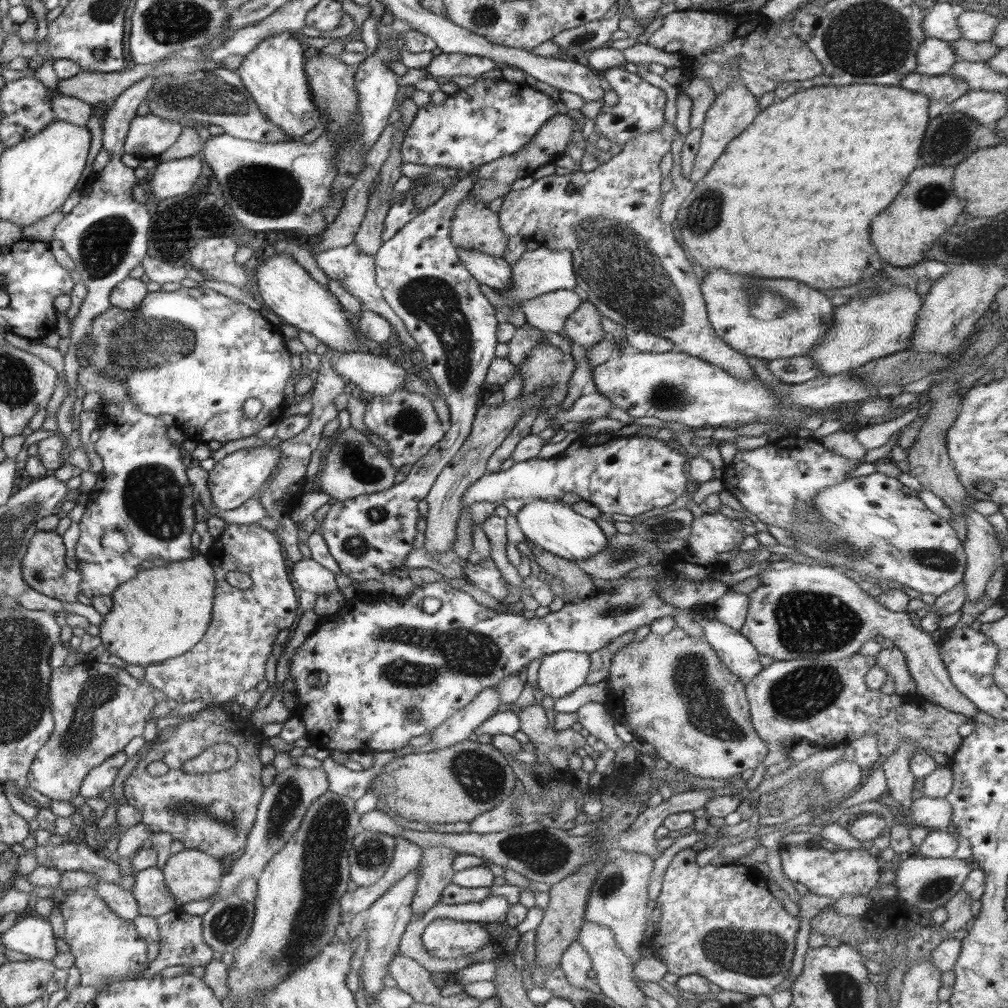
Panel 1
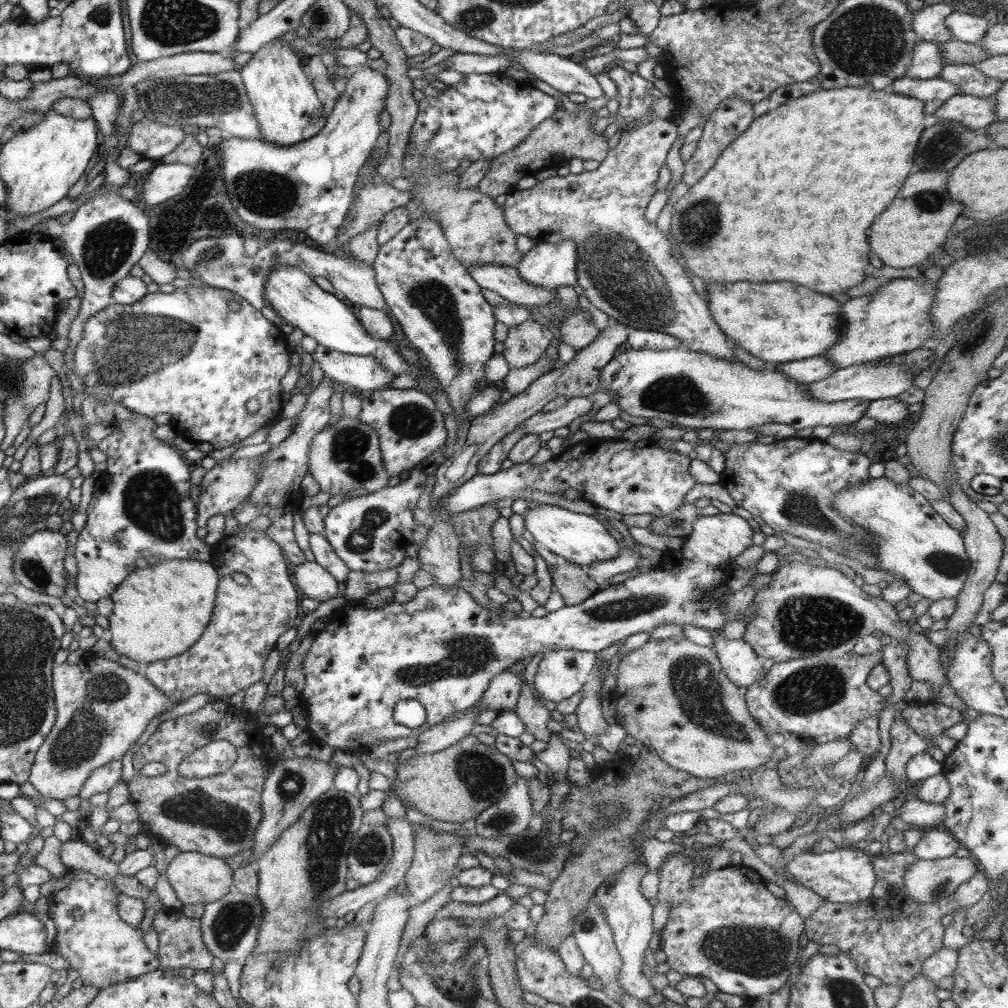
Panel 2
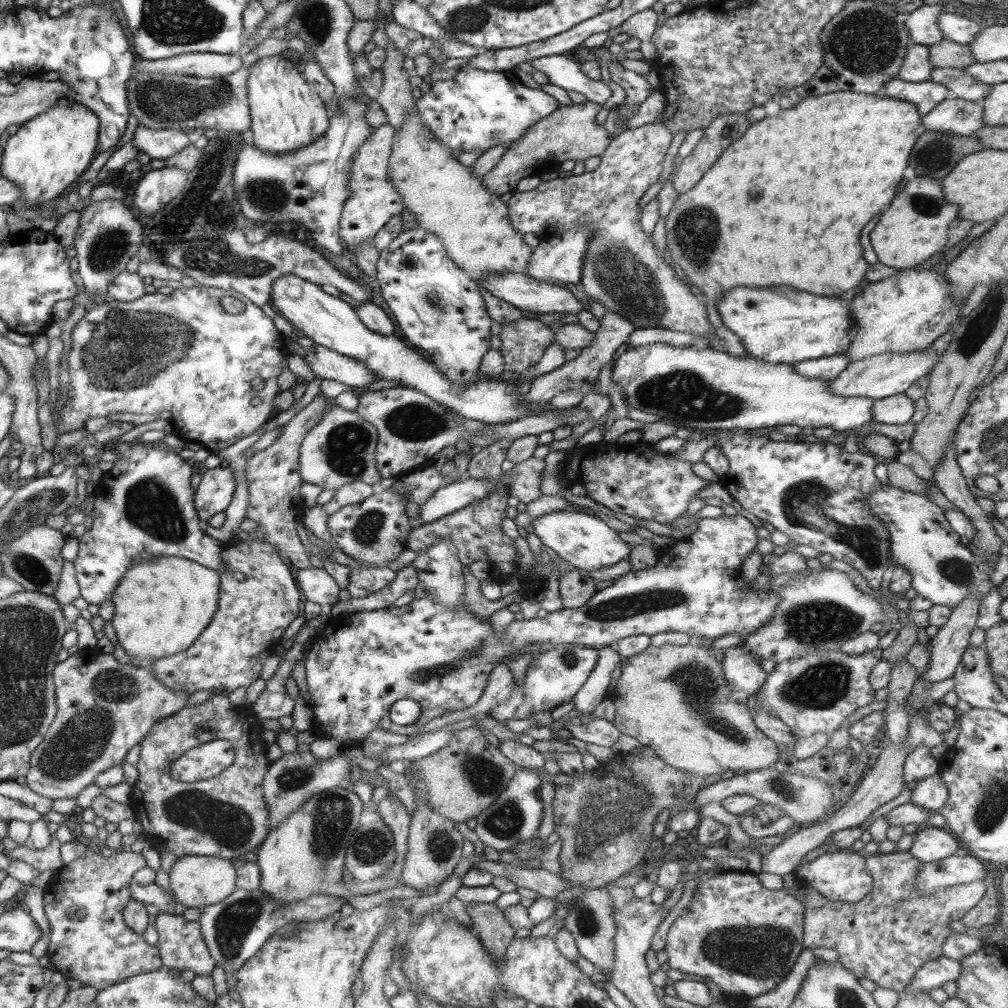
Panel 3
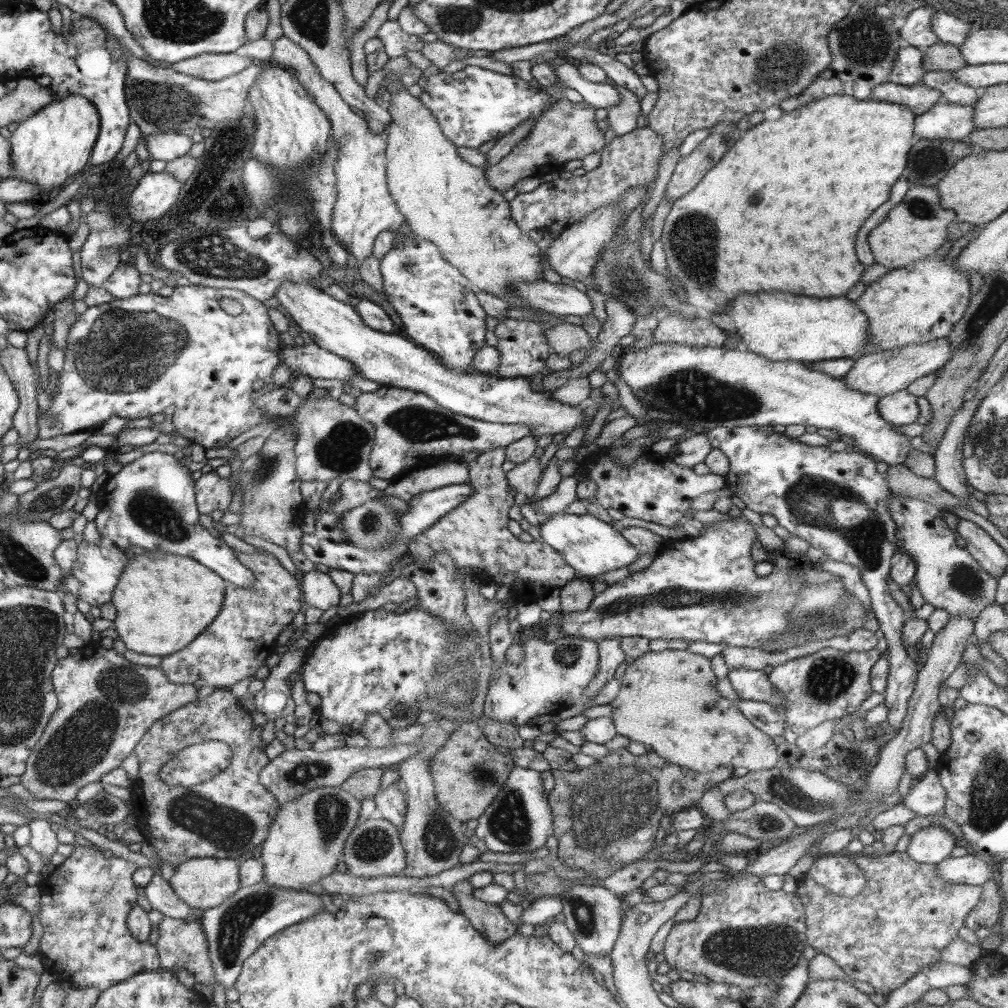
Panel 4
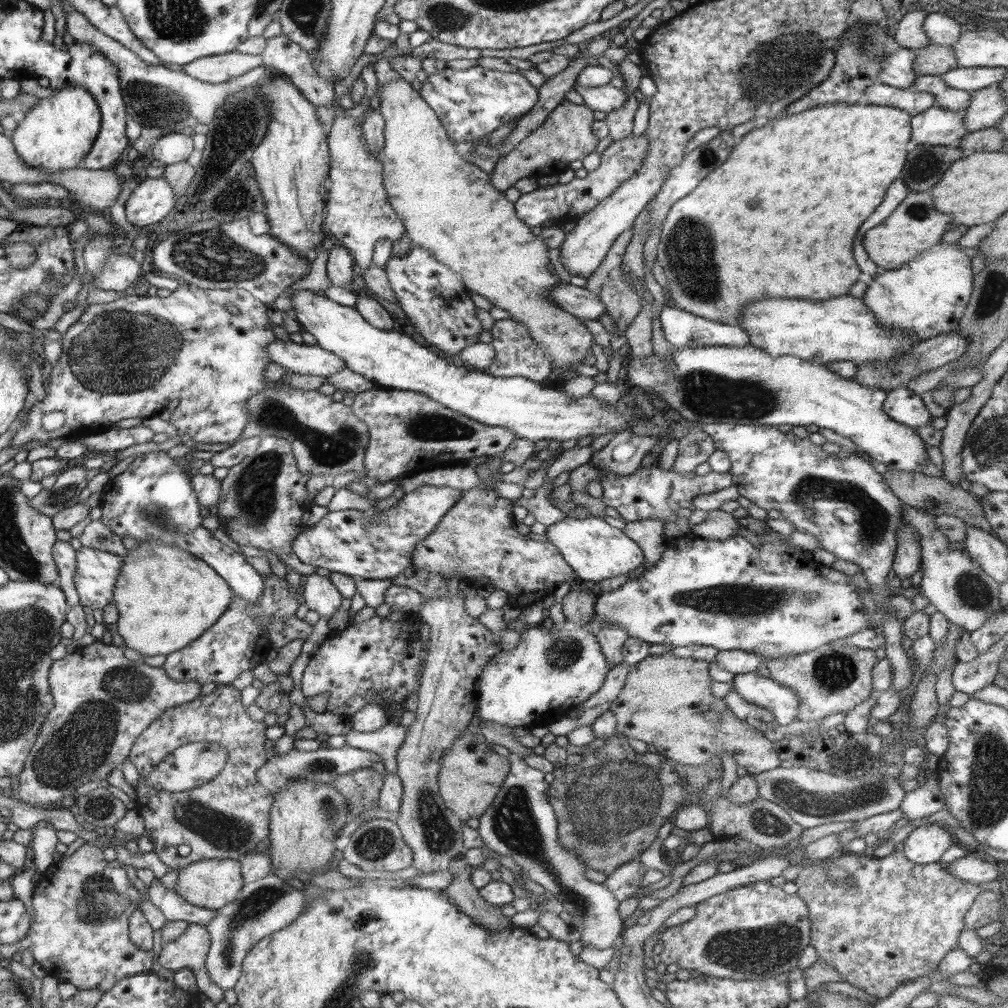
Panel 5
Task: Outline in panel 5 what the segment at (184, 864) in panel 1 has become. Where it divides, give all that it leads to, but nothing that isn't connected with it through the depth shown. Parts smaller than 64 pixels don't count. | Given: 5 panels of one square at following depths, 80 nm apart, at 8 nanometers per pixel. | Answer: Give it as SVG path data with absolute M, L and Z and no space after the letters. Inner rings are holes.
M232 859L201 860L179 870L175 891L186 902L215 911L234 901L245 883L240 862Z

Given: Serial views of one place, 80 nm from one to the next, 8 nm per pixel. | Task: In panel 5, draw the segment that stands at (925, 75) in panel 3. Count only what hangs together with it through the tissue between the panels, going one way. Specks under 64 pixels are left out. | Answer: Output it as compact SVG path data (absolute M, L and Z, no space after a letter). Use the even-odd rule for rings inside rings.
M898 48L882 63L877 81L899 89L913 87L917 78L914 72L914 59L916 59L915 50Z

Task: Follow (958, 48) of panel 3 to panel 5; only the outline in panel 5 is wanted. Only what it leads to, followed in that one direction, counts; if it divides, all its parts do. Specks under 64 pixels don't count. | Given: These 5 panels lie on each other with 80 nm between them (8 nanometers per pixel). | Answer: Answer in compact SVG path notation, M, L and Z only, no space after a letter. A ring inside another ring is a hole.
M930 44L915 51L914 72L916 72L916 76L942 75L959 68L956 55L950 46Z

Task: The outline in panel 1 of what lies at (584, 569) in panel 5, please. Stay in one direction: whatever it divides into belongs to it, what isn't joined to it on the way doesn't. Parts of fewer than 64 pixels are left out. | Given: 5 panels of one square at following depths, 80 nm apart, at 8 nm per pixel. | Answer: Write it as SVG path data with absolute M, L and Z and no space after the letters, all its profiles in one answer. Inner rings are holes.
M534 499L526 502L518 514L515 514L518 526L522 529L526 539L538 545L544 551L570 561L586 560L596 556L608 546L608 538L599 528L596 520L584 518L574 512L563 502Z

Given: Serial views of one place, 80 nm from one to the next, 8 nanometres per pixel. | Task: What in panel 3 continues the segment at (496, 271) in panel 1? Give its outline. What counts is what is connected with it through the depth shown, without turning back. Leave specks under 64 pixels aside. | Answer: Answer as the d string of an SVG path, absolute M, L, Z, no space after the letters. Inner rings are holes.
M506 272L506 274L494 274L488 276L484 282L479 284L484 287L488 292L494 296L505 300L523 311L527 310L534 313L547 313L547 312L561 312L576 314L583 309L583 304L580 302L572 291L566 289L562 284L544 283L526 274L518 274L518 272Z

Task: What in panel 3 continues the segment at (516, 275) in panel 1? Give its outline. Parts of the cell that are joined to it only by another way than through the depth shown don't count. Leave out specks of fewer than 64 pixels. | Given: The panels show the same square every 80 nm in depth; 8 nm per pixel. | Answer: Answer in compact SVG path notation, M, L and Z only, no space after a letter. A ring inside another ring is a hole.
M585 224L585 226L569 228L564 234L554 238L542 240L541 243L533 248L526 267L526 275L544 283L570 283L575 285L580 283L585 248L592 233L591 224Z

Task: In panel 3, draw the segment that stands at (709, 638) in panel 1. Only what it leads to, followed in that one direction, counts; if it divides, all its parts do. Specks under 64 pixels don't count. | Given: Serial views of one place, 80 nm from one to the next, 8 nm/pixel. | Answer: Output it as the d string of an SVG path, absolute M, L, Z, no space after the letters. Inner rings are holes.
M744 644L722 649L724 660L721 665L726 680L737 693L745 692L748 697L759 692L767 673L760 663L751 657Z

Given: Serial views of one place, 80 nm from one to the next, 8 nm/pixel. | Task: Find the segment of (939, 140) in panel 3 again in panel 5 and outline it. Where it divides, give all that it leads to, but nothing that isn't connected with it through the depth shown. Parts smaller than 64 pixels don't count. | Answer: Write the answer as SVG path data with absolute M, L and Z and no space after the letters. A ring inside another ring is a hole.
M920 144L908 153L900 178L910 191L930 191L953 162L965 154L958 147Z

